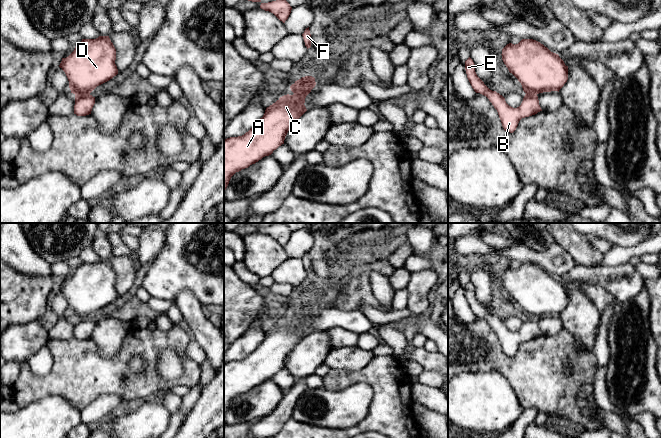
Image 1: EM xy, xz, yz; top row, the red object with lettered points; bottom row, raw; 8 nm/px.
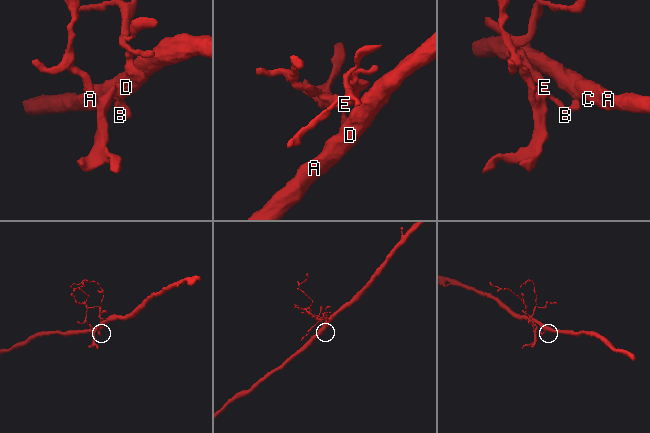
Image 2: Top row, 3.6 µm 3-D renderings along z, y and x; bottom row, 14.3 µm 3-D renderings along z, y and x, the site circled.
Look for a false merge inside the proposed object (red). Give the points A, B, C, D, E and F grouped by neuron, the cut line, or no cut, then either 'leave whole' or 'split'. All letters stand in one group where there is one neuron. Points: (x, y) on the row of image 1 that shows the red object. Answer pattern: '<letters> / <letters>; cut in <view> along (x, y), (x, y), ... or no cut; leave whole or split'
A C D / B E F; cut in xy along (89, 93), (77, 93), (75, 95); split

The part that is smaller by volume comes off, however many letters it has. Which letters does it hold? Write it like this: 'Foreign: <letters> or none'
Foreign: B, E, F

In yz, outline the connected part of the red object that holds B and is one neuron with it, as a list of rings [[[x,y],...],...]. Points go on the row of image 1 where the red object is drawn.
[[[470,57],[465,61],[465,70],[474,91],[486,96],[497,110],[505,131],[513,133],[522,118],[535,115],[542,111],[538,96],[535,93],[526,93],[519,107],[513,108],[509,106],[502,95],[490,90],[477,76],[475,64]]]

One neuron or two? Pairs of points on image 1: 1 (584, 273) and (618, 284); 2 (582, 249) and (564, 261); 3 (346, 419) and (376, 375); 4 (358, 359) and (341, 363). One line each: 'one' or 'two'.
1: one
2: two
3: two
4: one

